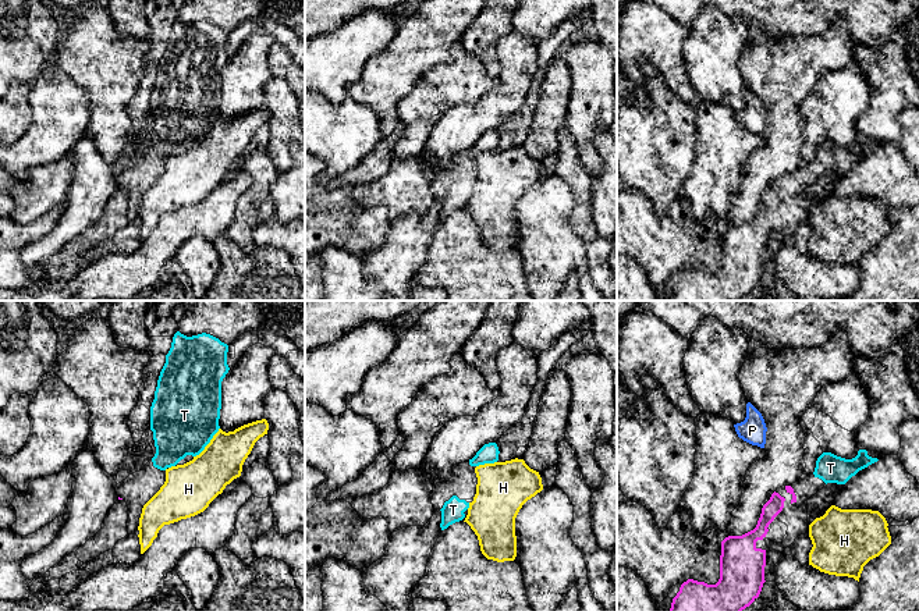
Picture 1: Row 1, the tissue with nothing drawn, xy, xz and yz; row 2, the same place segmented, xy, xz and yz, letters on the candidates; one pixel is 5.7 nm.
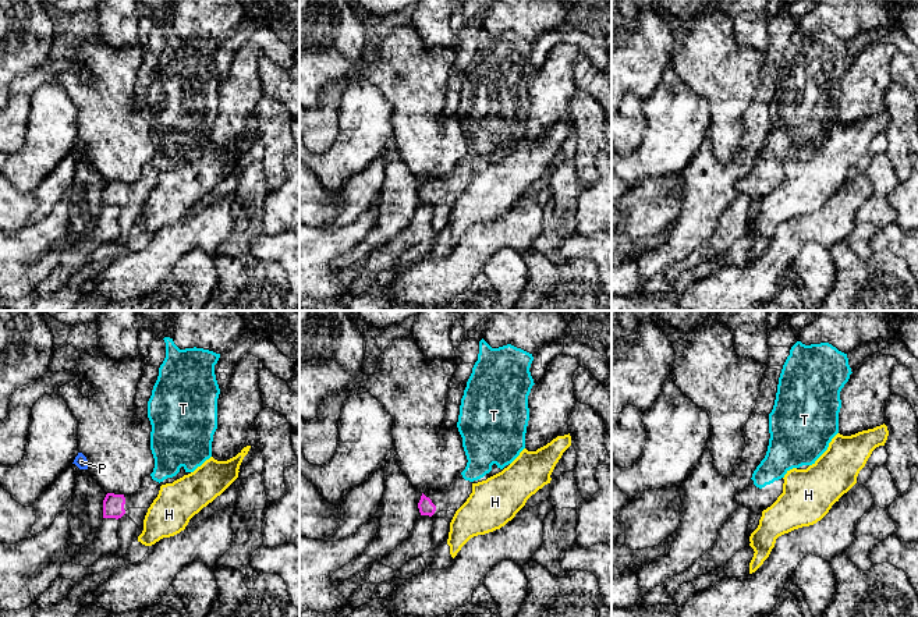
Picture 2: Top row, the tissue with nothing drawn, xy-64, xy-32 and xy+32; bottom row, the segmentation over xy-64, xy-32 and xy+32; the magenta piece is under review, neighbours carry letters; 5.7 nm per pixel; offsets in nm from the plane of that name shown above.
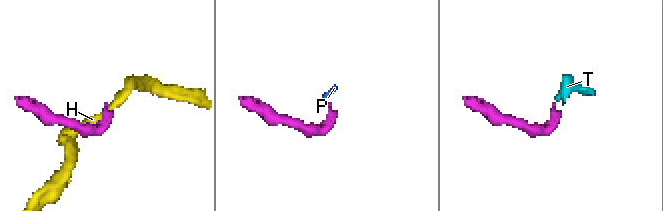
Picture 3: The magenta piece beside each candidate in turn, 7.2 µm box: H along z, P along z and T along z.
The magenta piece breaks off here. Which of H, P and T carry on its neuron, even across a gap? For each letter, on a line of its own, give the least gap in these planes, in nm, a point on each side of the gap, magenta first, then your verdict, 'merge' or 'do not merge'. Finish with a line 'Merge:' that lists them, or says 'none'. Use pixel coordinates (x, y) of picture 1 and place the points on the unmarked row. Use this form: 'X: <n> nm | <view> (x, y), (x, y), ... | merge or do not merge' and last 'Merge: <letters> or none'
H: 150 nm | yz (795, 189), (815, 208) | do not merge
P: 260 nm | yz (786, 174), (763, 135) | do not merge
T: 150 nm | yz (792, 177), (815, 164) | merge
Merge: T

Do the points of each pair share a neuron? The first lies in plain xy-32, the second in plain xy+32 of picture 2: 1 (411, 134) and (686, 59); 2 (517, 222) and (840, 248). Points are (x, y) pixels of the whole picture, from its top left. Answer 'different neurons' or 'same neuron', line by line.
1: same neuron
2: different neurons

